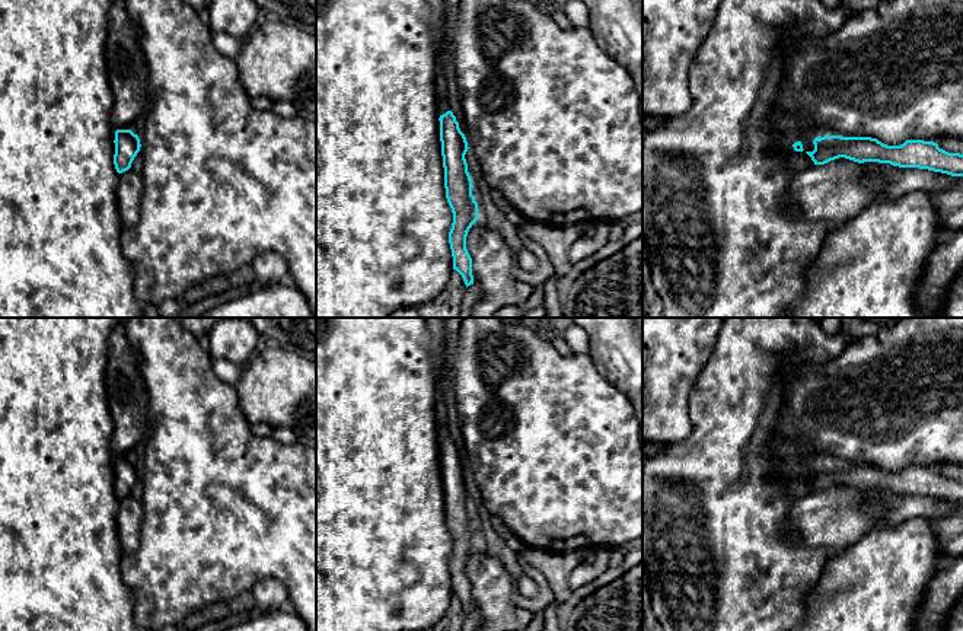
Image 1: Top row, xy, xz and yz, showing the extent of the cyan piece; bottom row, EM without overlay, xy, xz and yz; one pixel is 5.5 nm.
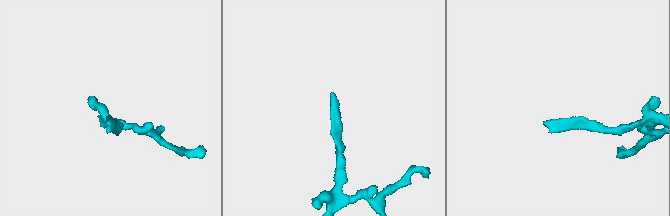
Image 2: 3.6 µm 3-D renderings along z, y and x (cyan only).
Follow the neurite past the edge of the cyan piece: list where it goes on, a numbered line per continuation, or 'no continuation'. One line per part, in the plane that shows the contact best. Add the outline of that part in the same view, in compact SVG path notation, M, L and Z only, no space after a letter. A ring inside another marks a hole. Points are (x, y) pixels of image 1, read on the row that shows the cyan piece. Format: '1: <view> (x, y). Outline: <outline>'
1: xz (443, 107). Outline: M441 82L439 85L439 93L440 93L439 95L439 115L443 115L443 114L446 114L450 109L449 109L449 105L446 102L446 96L443 93Z

